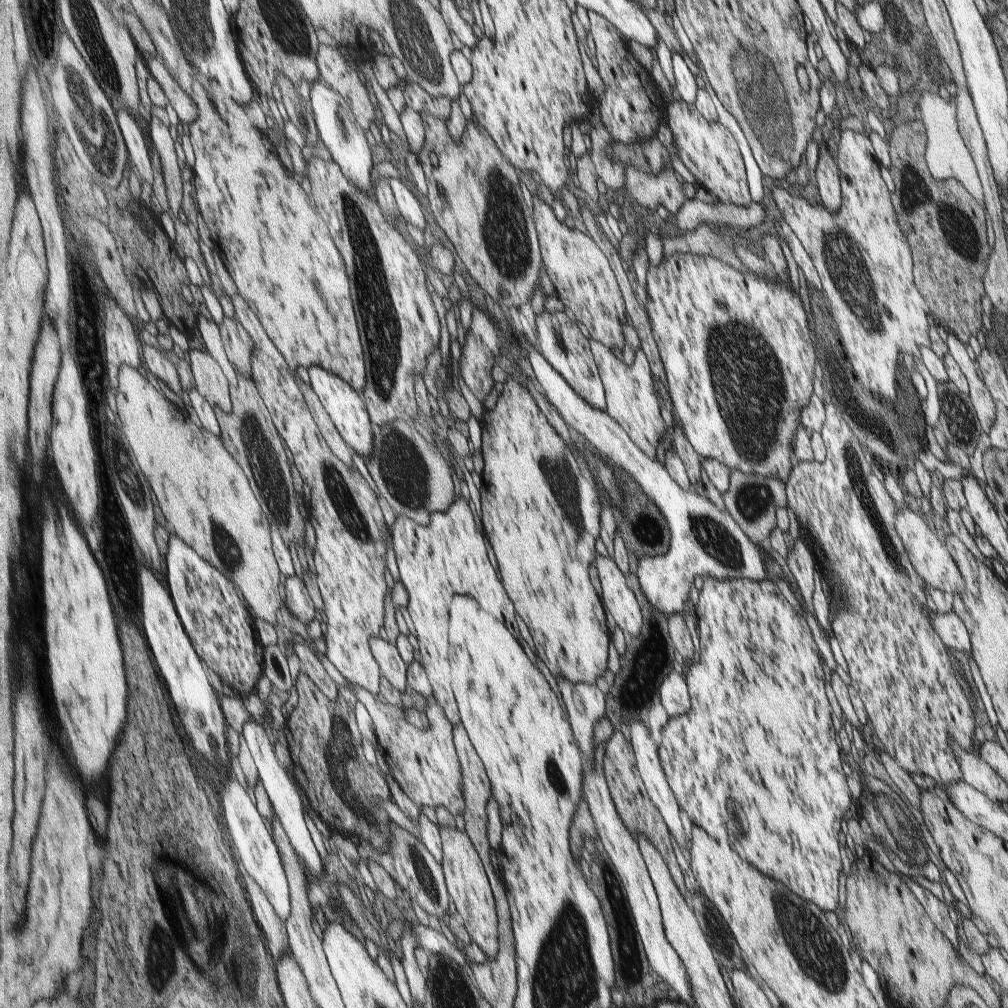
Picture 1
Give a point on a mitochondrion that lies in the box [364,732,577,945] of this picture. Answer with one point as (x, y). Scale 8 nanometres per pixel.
(556, 778)

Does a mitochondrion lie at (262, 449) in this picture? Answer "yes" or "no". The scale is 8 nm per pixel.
yes

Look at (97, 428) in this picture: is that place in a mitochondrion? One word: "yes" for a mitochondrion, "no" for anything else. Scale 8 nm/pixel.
no

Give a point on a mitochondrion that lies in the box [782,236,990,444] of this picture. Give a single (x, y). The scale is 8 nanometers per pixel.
(960, 422)

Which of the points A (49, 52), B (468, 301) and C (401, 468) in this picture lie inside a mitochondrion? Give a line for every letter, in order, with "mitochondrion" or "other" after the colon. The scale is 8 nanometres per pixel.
A: other
B: other
C: mitochondrion

